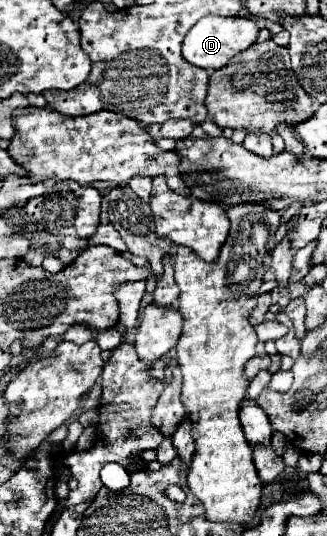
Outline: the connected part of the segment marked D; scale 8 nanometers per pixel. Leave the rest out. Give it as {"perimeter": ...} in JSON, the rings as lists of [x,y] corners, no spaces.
{"perimeter":[[[205,16],[201,18],[185,36],[183,40],[183,58],[199,68],[211,68],[217,70],[221,66],[227,66],[229,60],[247,50],[251,44],[255,44],[259,34],[259,28],[255,24],[255,20],[245,18],[245,16]]]}

